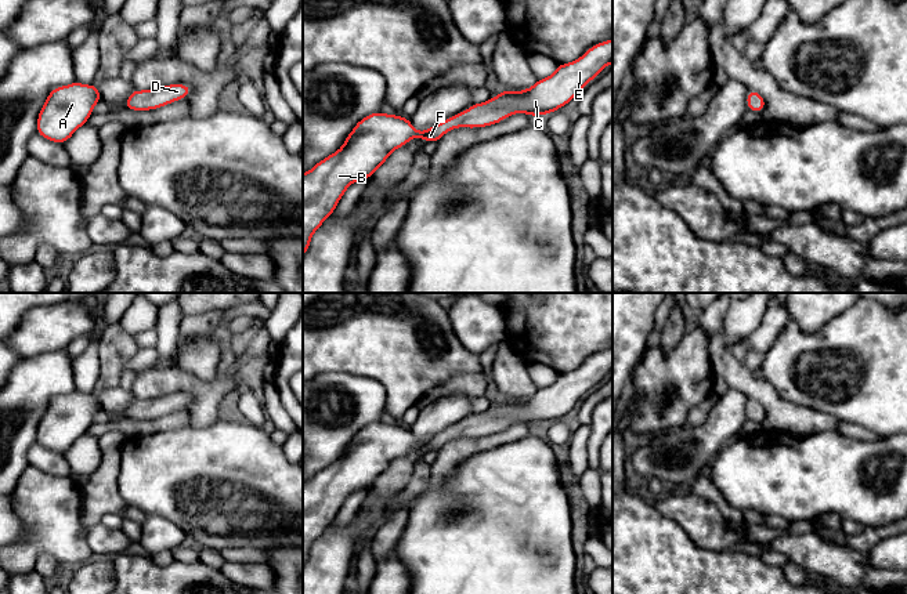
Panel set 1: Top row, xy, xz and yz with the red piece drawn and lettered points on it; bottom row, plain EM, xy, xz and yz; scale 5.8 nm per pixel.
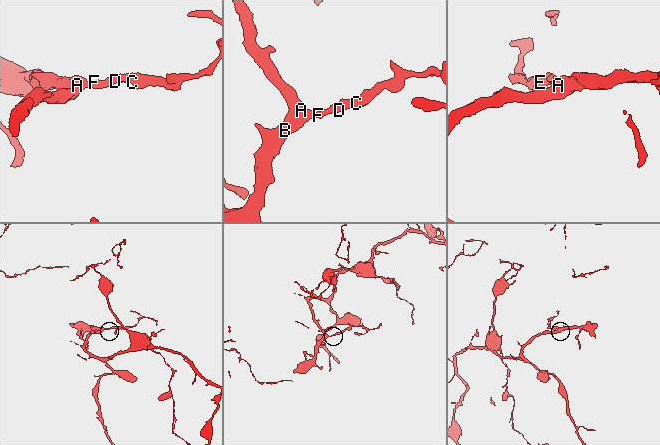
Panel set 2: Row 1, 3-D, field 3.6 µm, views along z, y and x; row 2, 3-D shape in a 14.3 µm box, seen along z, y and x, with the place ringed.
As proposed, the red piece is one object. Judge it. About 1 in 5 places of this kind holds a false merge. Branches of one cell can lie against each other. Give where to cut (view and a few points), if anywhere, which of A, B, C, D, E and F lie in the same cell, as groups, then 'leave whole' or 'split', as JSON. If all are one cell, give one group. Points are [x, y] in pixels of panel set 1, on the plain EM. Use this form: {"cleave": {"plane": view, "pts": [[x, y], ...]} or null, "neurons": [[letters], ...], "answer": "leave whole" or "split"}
{"cleave": null, "neurons": [["A", "B", "C", "D", "E", "F"]], "answer": "leave whole"}

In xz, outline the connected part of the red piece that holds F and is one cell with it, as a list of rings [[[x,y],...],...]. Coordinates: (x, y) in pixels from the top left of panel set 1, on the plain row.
[[[613,348],[597,352],[582,366],[559,373],[552,385],[539,388],[523,401],[501,399],[496,408],[473,413],[436,435],[418,441],[409,427],[386,424],[382,420],[361,428],[344,449],[343,456],[303,483],[303,566],[314,542],[333,524],[347,497],[372,483],[390,463],[413,446],[438,452],[452,438],[488,437],[513,423],[534,427],[552,423],[575,408],[586,392],[613,373]]]

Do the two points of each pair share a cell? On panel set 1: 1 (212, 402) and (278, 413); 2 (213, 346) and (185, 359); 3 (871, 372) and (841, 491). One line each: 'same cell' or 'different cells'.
1: different cells
2: same cell
3: different cells

